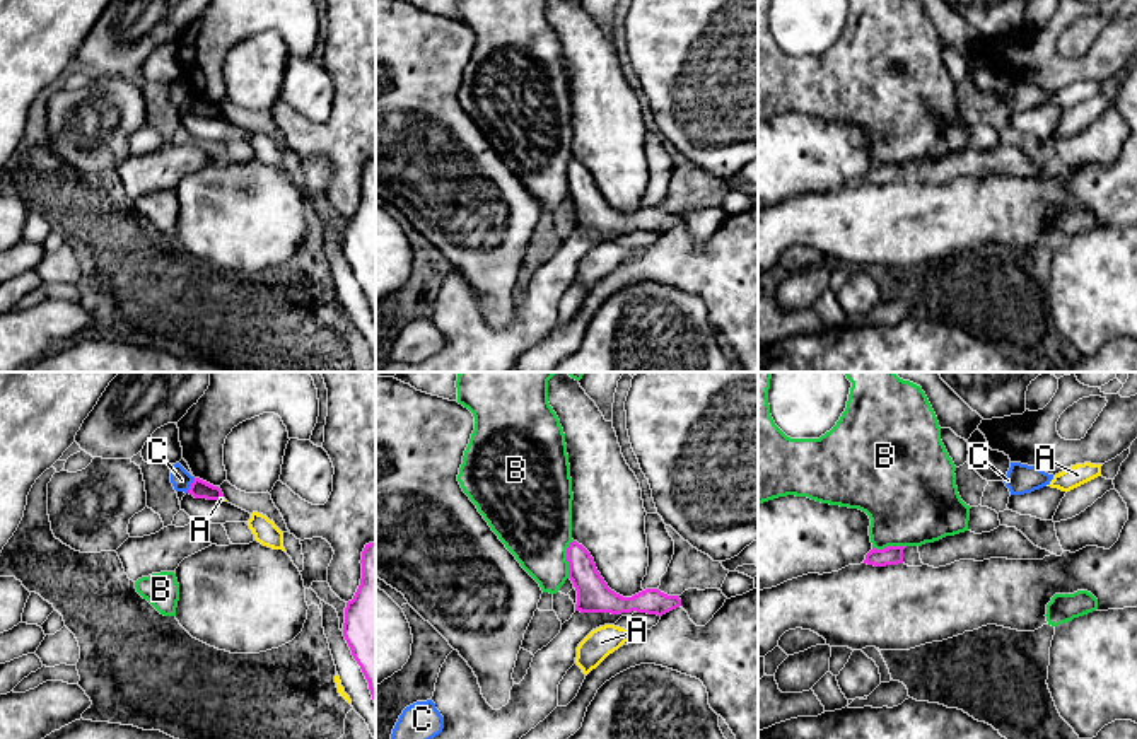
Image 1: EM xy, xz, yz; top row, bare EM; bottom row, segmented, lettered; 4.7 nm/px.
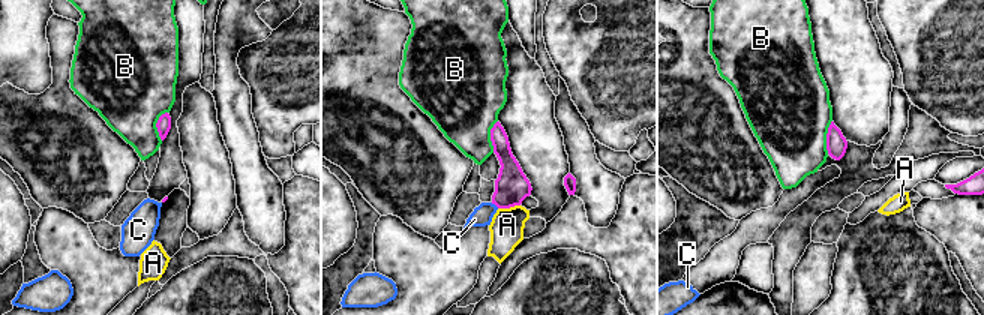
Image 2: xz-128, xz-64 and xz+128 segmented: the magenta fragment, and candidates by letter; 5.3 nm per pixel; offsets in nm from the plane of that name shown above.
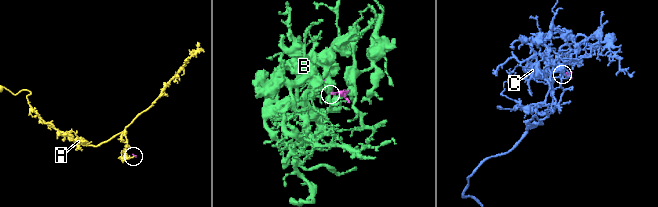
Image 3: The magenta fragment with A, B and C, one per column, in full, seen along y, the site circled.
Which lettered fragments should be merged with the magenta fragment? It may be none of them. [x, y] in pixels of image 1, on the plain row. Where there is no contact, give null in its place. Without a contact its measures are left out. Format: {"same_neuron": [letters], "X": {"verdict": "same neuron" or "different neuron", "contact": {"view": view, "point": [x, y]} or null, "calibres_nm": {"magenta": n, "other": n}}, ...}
{"same_neuron": [], "A": {"verdict": "different neuron", "contact": {"view": "xy", "point": [221, 115]}, "calibres_nm": {"magenta": 90, "other": 20}}, "B": {"verdict": "different neuron", "contact": {"view": "xz", "point": [567, 176]}, "calibres_nm": {"magenta": 160, "other": 360}}, "C": {"verdict": "different neuron", "contact": {"view": "xy", "point": [192, 103]}, "calibres_nm": {"magenta": 90, "other": 100}}}

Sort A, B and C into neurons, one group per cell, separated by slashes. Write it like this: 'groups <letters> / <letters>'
groups A / B / C

